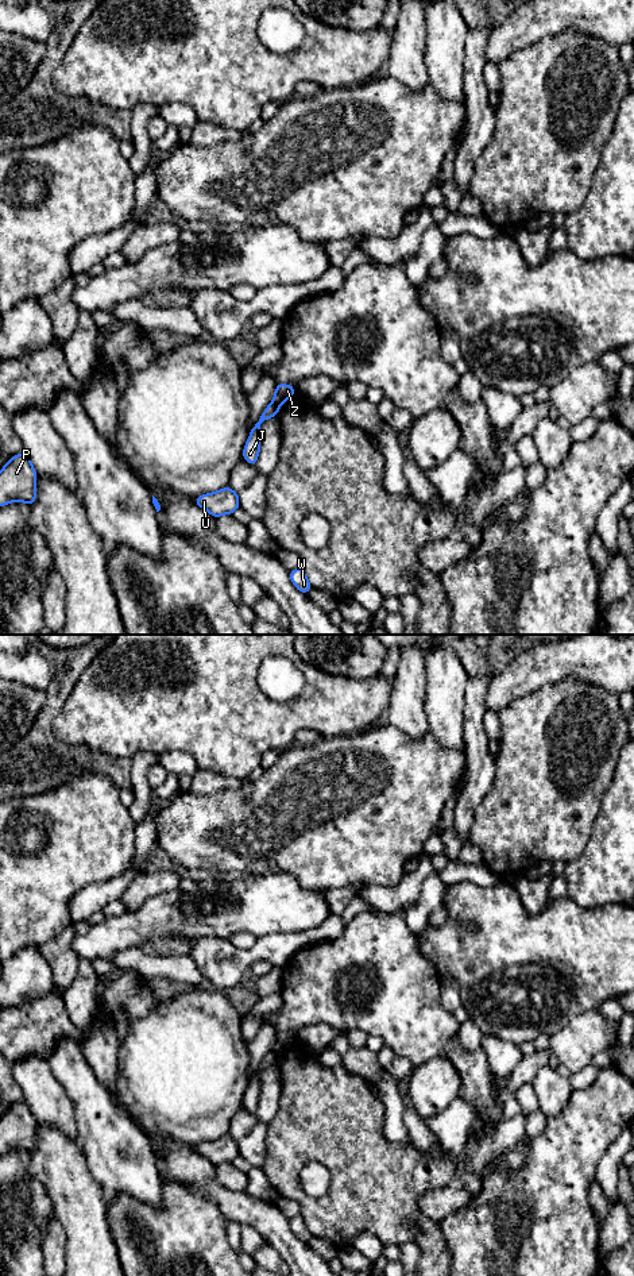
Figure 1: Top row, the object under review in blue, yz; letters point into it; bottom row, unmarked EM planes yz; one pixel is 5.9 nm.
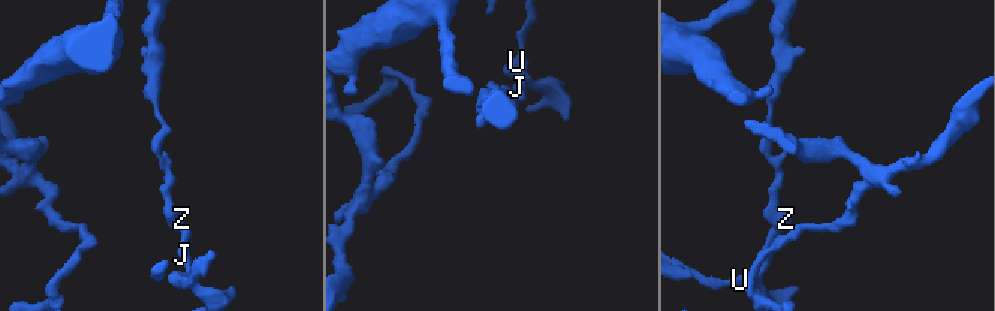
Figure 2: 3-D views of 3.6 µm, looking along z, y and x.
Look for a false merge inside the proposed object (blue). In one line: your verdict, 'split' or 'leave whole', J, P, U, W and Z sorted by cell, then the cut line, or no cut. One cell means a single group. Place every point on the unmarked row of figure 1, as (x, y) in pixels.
split; J P U W / Z; cut in yz along (270, 1052), (277, 1059)

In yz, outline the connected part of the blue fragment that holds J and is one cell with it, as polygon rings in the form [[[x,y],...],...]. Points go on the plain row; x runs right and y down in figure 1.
[[[270,1052],[260,1065],[256,1068],[254,1076],[250,1080],[250,1086],[244,1094],[243,1107],[247,1109],[250,1113],[256,1114],[258,1103],[260,1099],[260,1072],[266,1067],[277,1065],[278,1059]]]

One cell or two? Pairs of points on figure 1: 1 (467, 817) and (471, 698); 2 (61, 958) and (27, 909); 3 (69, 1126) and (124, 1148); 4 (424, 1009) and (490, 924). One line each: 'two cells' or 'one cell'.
1: one cell
2: two cells
3: two cells
4: two cells

